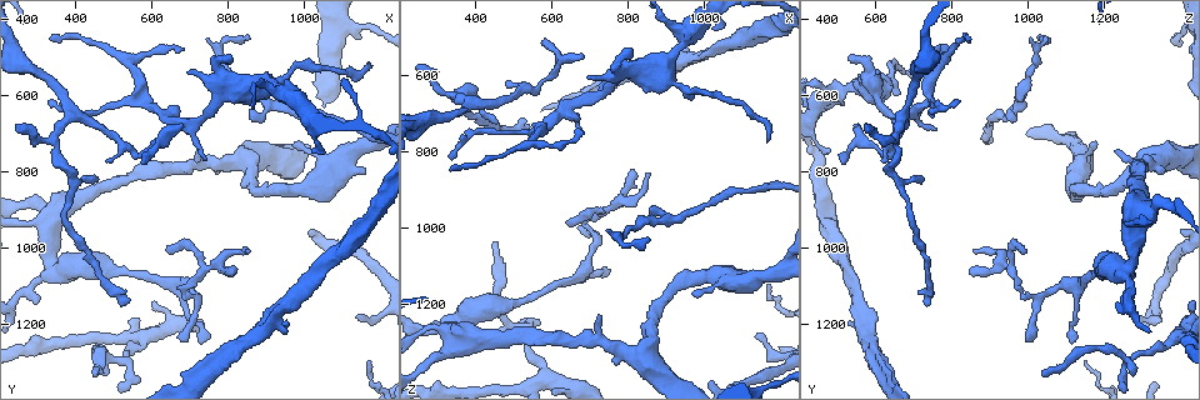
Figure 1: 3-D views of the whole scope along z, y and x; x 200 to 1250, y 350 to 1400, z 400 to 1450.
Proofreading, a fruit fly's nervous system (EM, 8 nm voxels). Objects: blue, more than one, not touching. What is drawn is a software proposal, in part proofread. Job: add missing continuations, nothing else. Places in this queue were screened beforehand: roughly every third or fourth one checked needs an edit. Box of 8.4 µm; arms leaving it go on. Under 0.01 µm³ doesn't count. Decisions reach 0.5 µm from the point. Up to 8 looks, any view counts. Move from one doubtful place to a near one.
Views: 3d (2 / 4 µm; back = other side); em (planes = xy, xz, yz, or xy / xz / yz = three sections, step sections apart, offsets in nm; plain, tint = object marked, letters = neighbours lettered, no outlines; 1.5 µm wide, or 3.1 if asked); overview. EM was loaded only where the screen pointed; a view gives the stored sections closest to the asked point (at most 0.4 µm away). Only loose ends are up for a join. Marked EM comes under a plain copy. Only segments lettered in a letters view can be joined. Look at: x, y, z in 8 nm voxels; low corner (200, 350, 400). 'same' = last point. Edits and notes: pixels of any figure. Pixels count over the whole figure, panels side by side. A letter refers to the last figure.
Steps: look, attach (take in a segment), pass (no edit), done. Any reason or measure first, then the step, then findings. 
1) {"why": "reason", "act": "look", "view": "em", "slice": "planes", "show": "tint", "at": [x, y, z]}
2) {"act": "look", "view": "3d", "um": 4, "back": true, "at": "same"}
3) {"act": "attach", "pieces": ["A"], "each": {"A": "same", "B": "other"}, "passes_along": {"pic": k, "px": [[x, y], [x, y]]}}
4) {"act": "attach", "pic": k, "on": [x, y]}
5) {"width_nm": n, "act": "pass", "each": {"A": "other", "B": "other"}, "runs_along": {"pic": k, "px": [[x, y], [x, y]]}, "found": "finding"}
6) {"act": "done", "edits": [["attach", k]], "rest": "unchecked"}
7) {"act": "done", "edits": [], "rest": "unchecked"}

{"why": "thin end", "act": "look", "view": "em", "slice": "planes", "show": "letters", "at": [1020, 735, 485]}

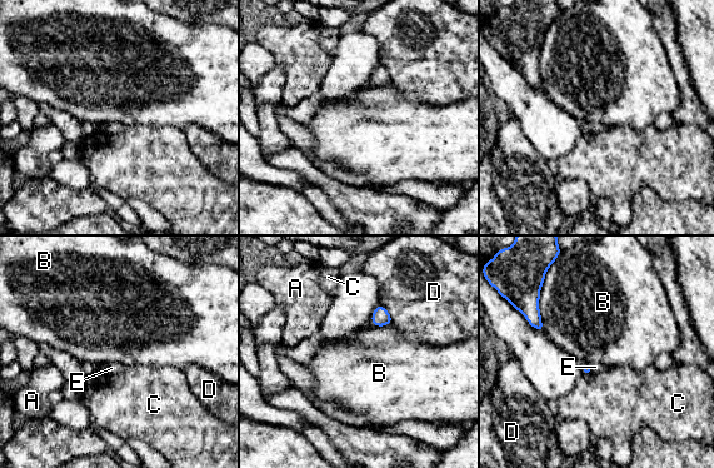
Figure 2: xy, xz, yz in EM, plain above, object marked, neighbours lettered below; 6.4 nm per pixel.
{"longest_contact_nm": ["B", 240], "act": "attach", "pieces": ["E"], "each": {"A": "other", "B": "other", "C": "other", "D": "other", "E": "same"}, "found": "the cell continues"}

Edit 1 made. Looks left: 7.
{"why": "see it whole again", "act": "look", "view": "overview"}

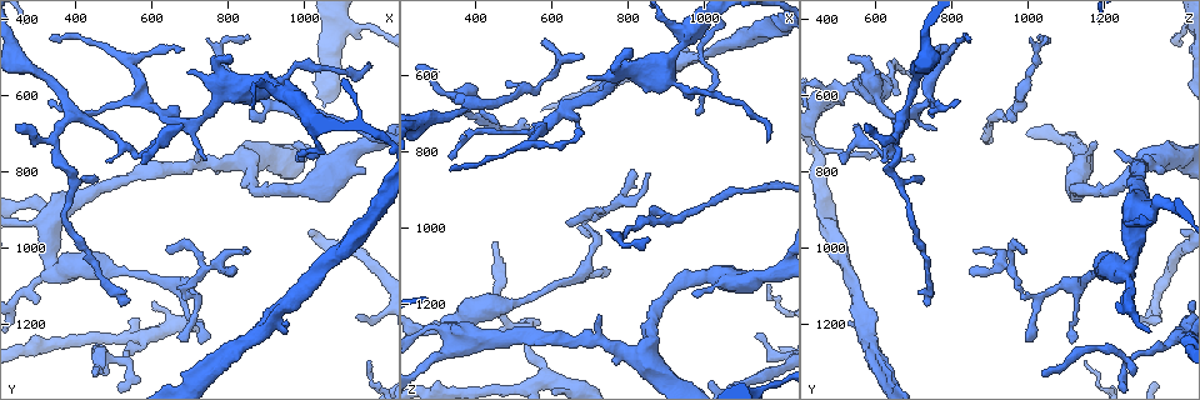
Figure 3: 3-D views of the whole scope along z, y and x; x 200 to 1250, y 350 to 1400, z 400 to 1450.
{"why": "branch stops here", "act": "look", "view": "3d", "um": 4, "back": true, "at": [455, 1335, 1040]}

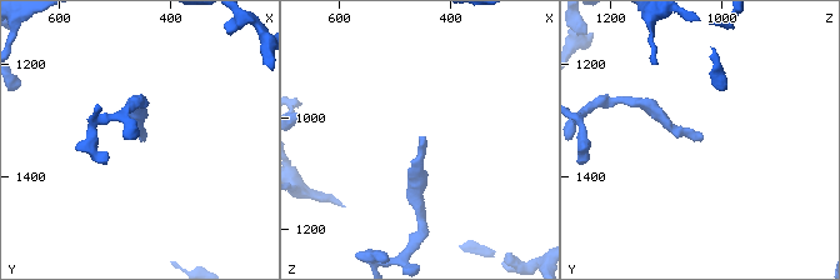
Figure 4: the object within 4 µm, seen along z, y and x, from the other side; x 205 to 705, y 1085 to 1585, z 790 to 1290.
{"act": "look", "view": "em", "slice": "planes", "show": "letters", "at": [455, 1335, 1030]}

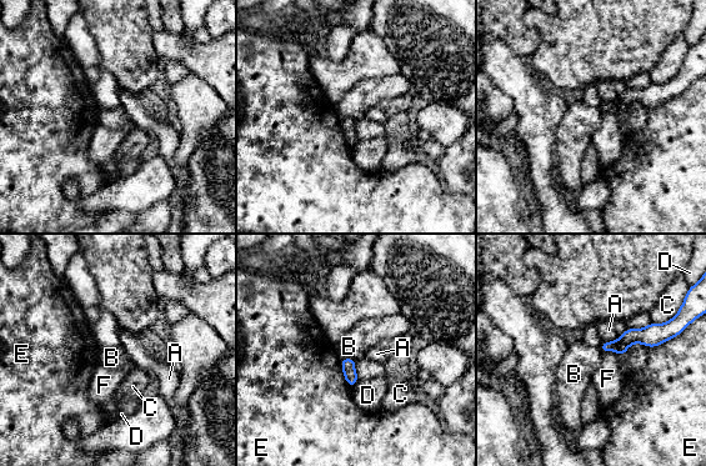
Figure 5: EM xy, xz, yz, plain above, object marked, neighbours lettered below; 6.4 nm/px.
{"width_nm": 90, "act": "pass", "each": {"A": "other", "B": "other", "C": "other", "D": "other", "E": "other", "F": "other"}, "found": "none of them fits"}

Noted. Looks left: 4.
{"act": "look", "view": "3d", "um": 4, "at": [710, 740, 1225]}

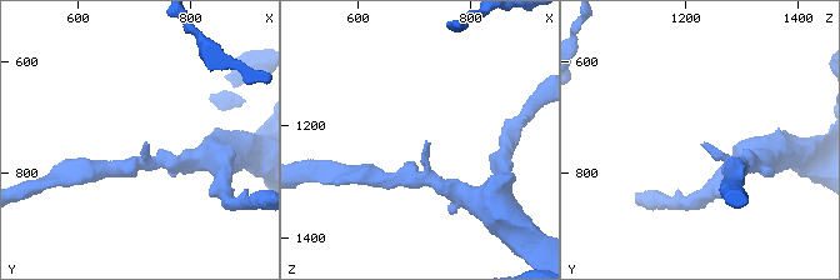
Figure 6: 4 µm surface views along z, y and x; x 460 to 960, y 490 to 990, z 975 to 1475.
{"act": "look", "view": "em", "slice": "planes", "show": "letters", "at": [725, 745, 1230]}

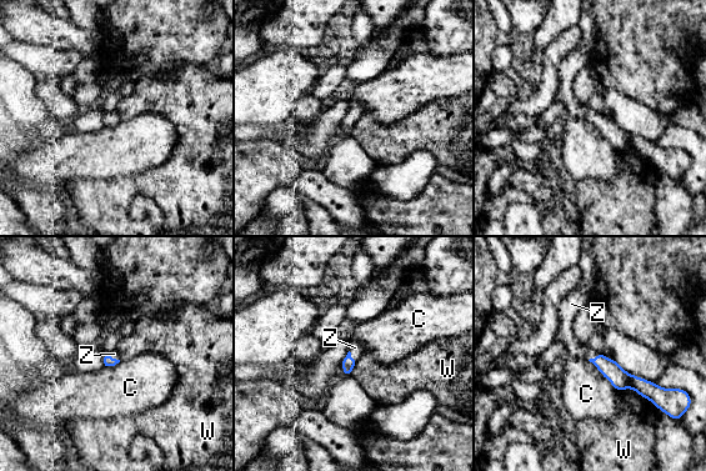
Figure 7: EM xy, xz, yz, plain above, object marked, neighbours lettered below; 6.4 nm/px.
{"act": "attach", "pieces": ["Z"], "each": {"C": "other", "W": "other", "Z": "same"}, "passes_along": {"pic": 7, "px": [[348, 362], [350, 356], [355, 347]]}, "found": "it goes on there"}

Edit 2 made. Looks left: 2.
{"act": "done", "edits": [["attach", 2], ["attach", 7]], "rest": "unchecked"}

